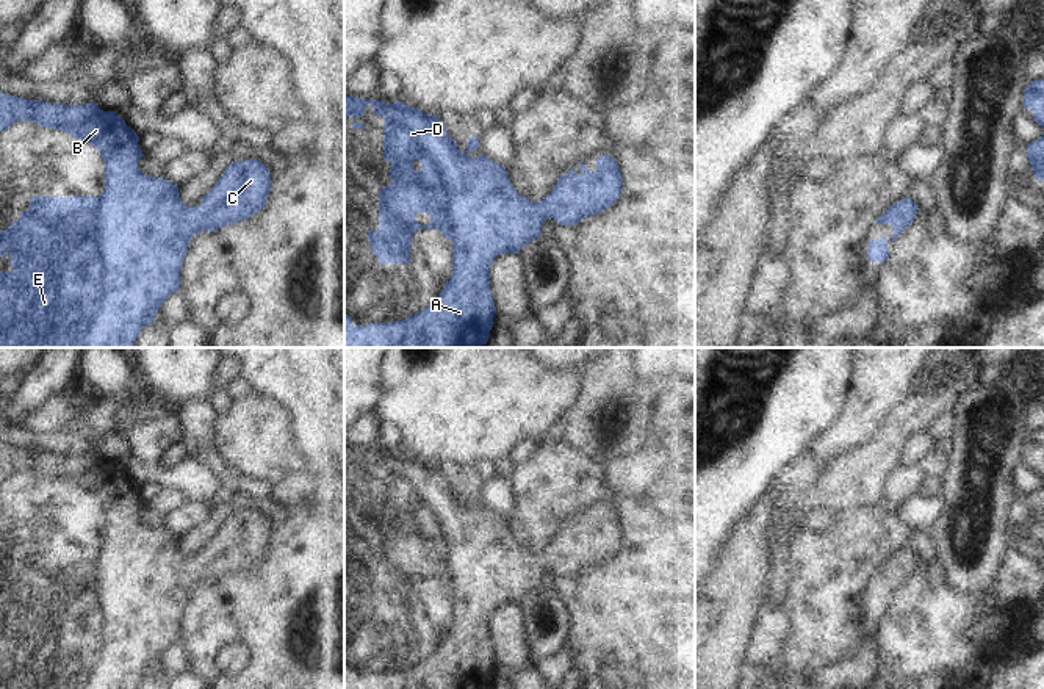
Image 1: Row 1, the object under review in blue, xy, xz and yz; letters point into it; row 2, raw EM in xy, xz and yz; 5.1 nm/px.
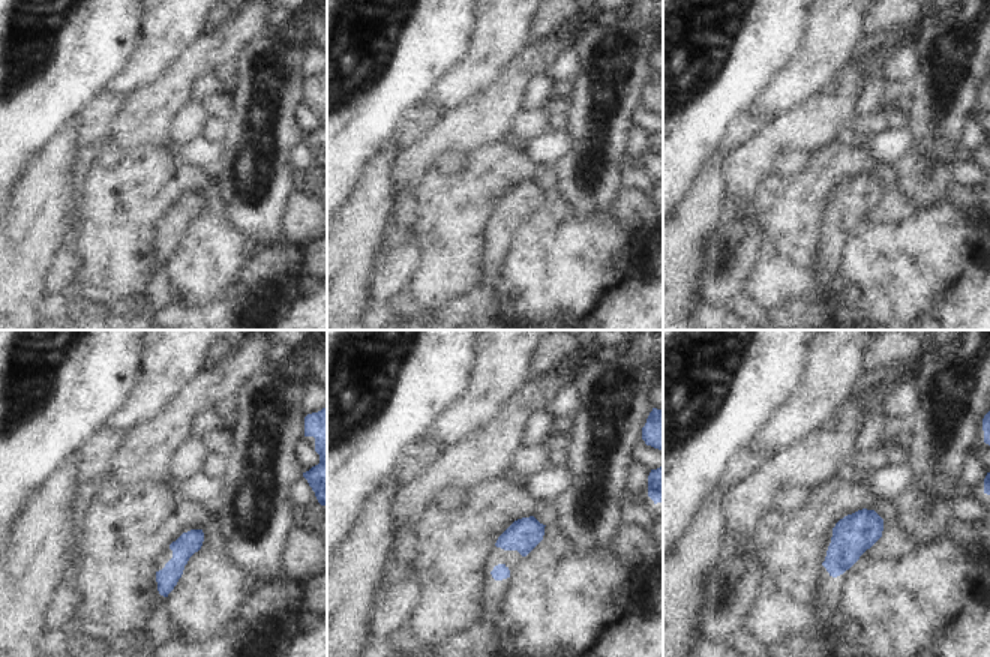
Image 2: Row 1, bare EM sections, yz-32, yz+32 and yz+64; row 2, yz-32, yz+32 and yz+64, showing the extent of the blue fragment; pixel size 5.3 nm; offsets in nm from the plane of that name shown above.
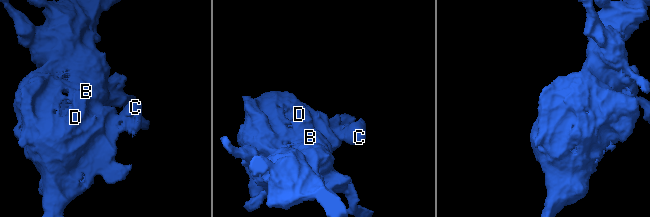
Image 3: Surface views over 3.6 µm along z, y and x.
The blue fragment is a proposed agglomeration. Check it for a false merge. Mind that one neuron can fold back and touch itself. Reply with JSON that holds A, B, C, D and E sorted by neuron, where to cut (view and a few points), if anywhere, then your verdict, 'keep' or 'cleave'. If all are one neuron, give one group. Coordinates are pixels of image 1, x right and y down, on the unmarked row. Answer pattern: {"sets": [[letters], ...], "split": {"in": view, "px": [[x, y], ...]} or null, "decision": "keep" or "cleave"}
{"sets": [["A", "B", "C", "D", "E"]], "split": null, "decision": "keep"}

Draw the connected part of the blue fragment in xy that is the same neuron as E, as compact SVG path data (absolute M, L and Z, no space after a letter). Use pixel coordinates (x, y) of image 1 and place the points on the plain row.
M0 443L0 482L20 471L63 481L92 495L105 514L105 539L100 547L33 547L30 561L0 583L0 606L9 606L14 619L0 622L0 689L138 689L141 680L155 672L164 650L178 642L189 590L202 581L214 583L249 570L265 557L271 540L268 517L249 509L229 515L202 554L186 557L177 536L149 528L138 518L144 507L139 487L116 462L103 462L92 453L64 456Z

